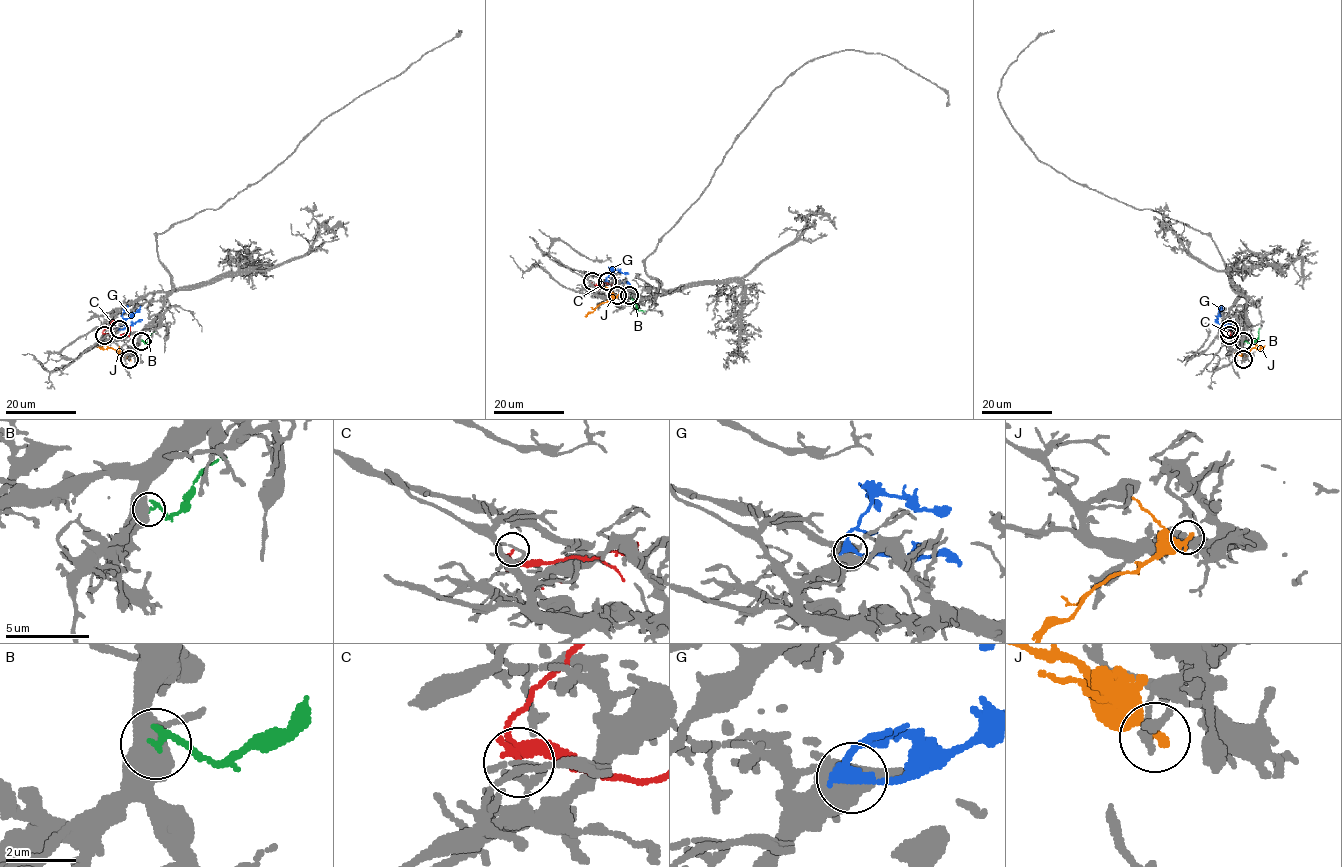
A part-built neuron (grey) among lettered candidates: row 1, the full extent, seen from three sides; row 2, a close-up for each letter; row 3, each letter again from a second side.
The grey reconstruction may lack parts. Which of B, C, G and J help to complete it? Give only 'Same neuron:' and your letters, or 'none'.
Same neuron: none

